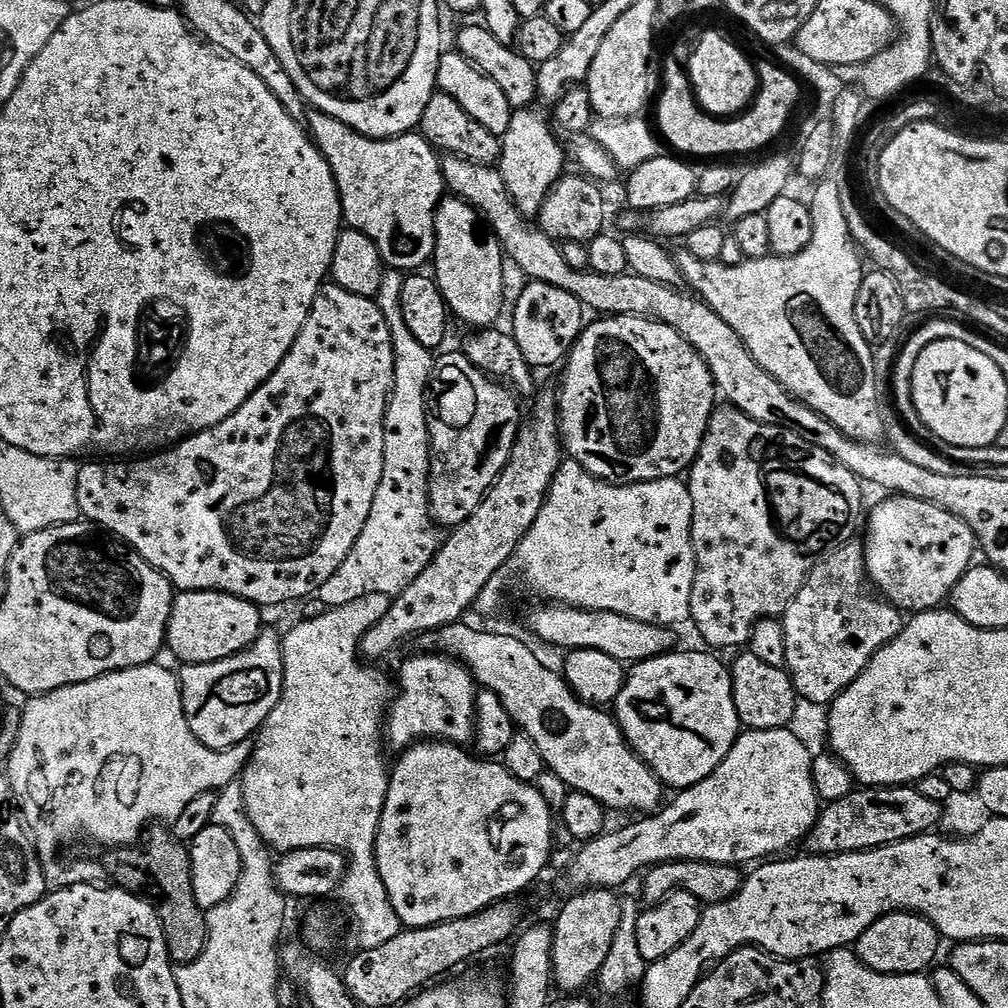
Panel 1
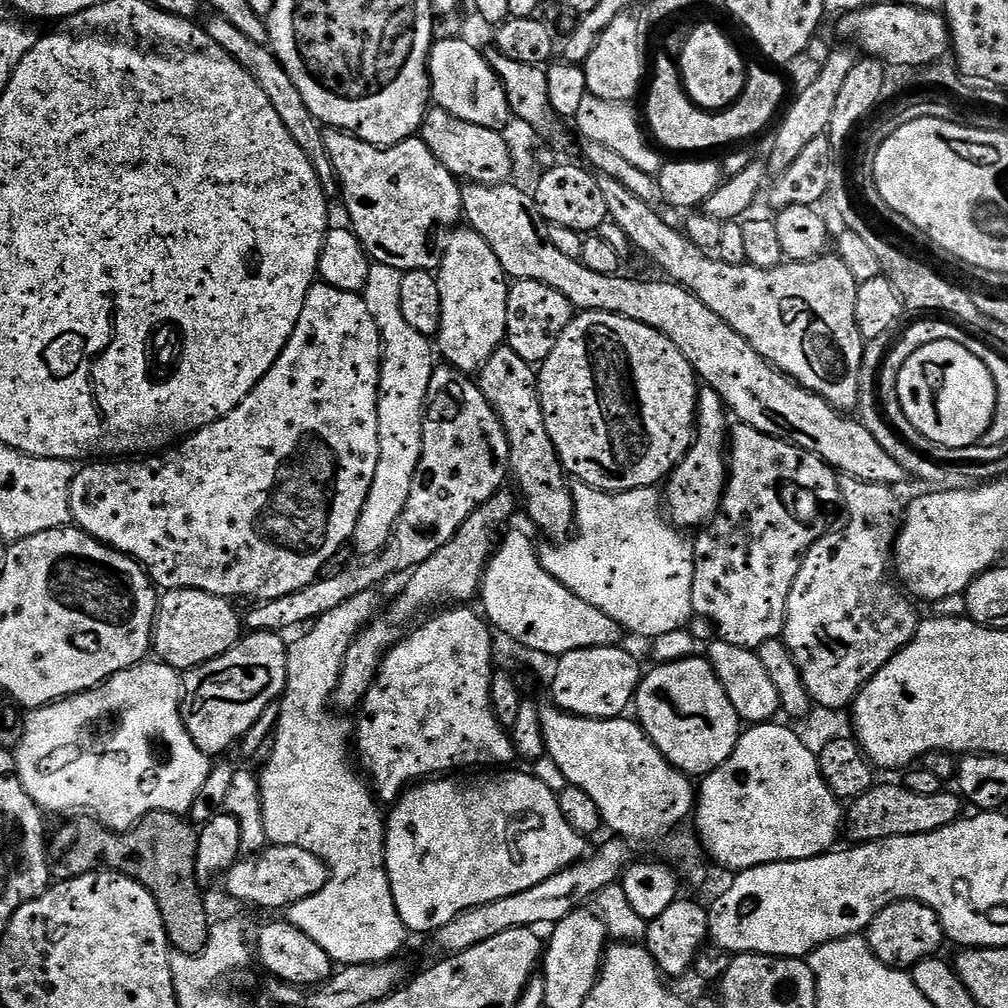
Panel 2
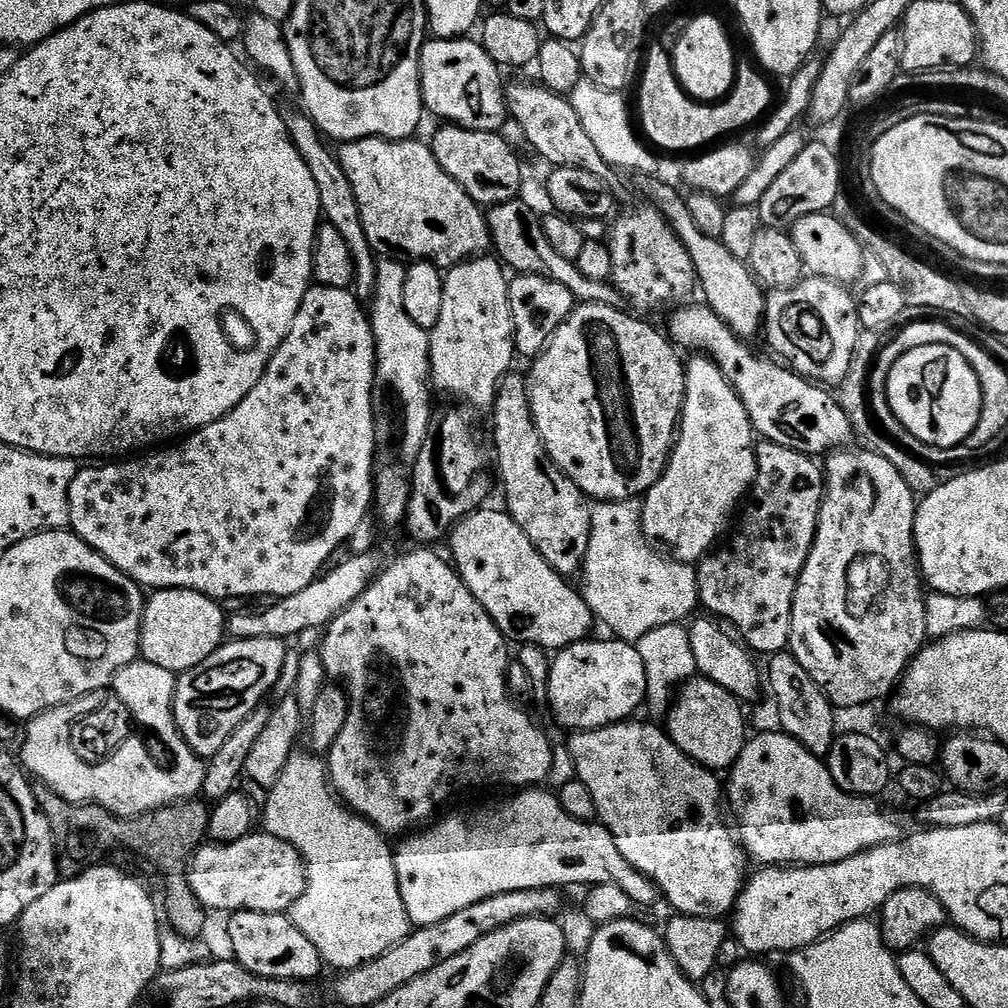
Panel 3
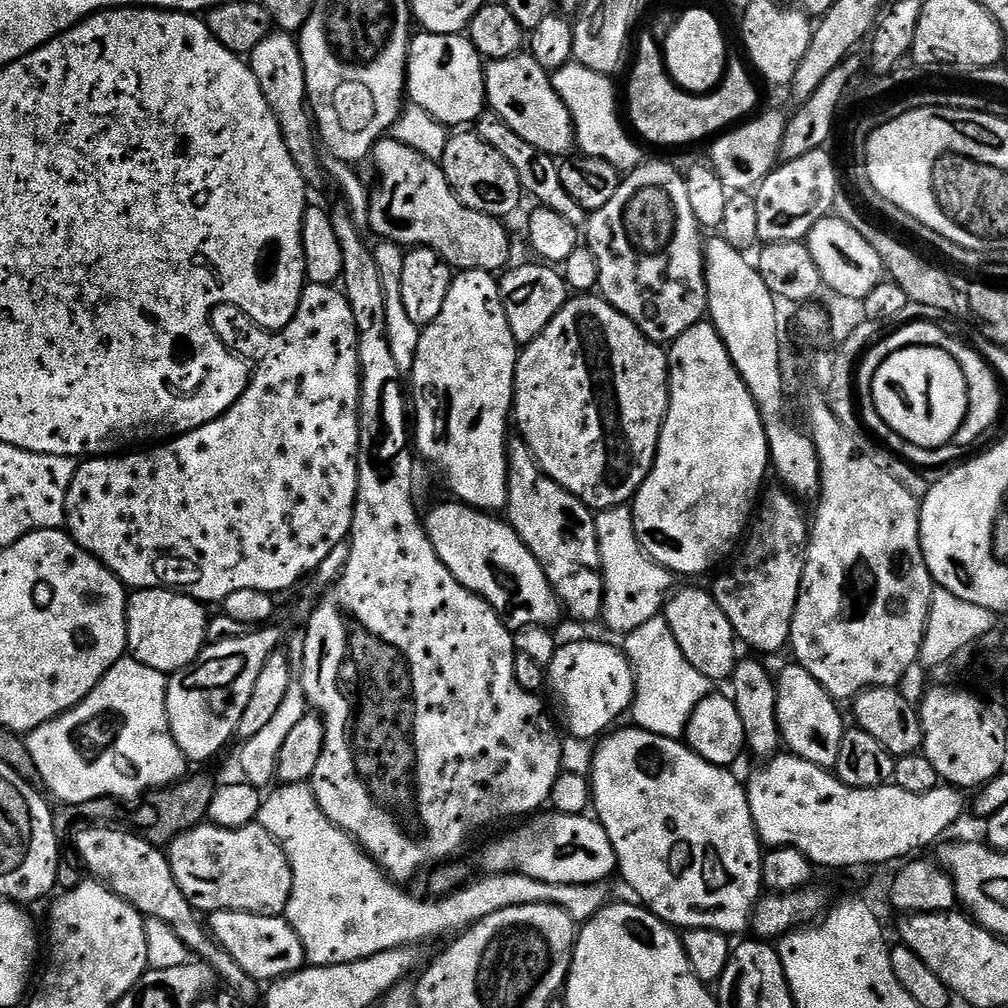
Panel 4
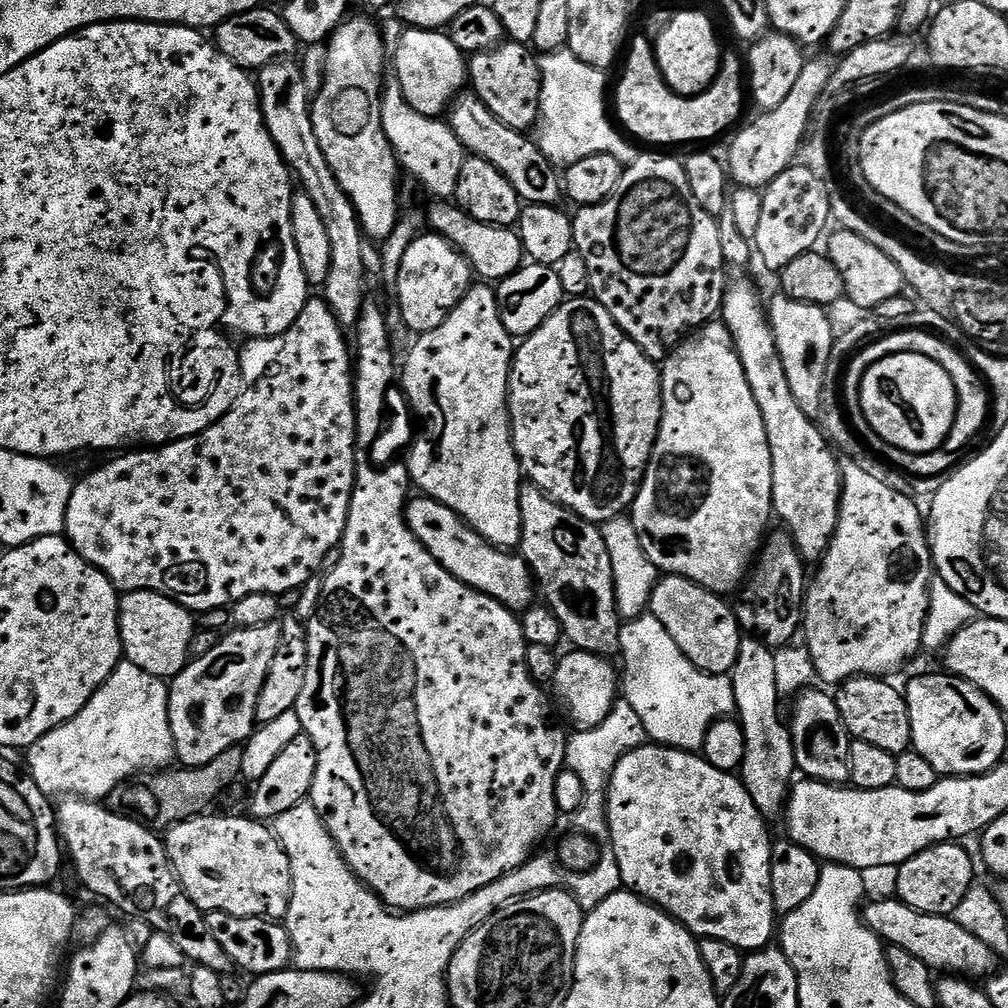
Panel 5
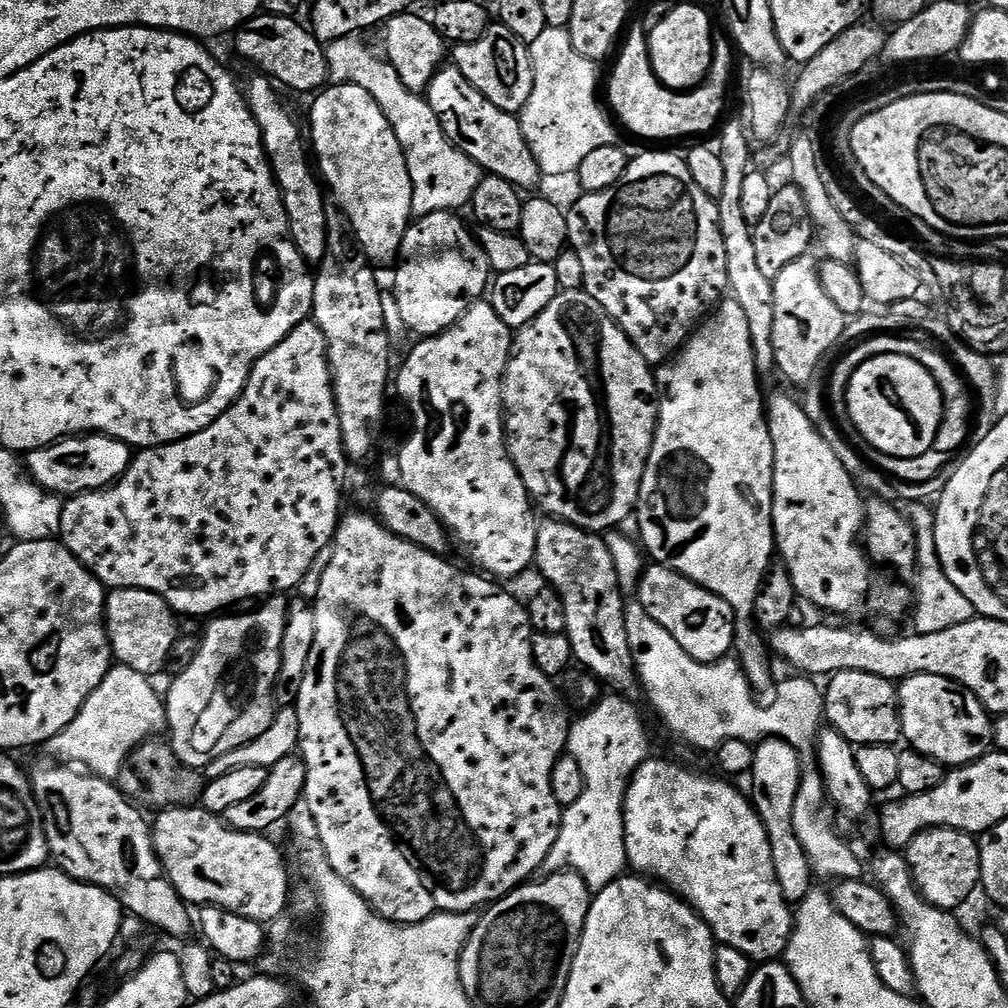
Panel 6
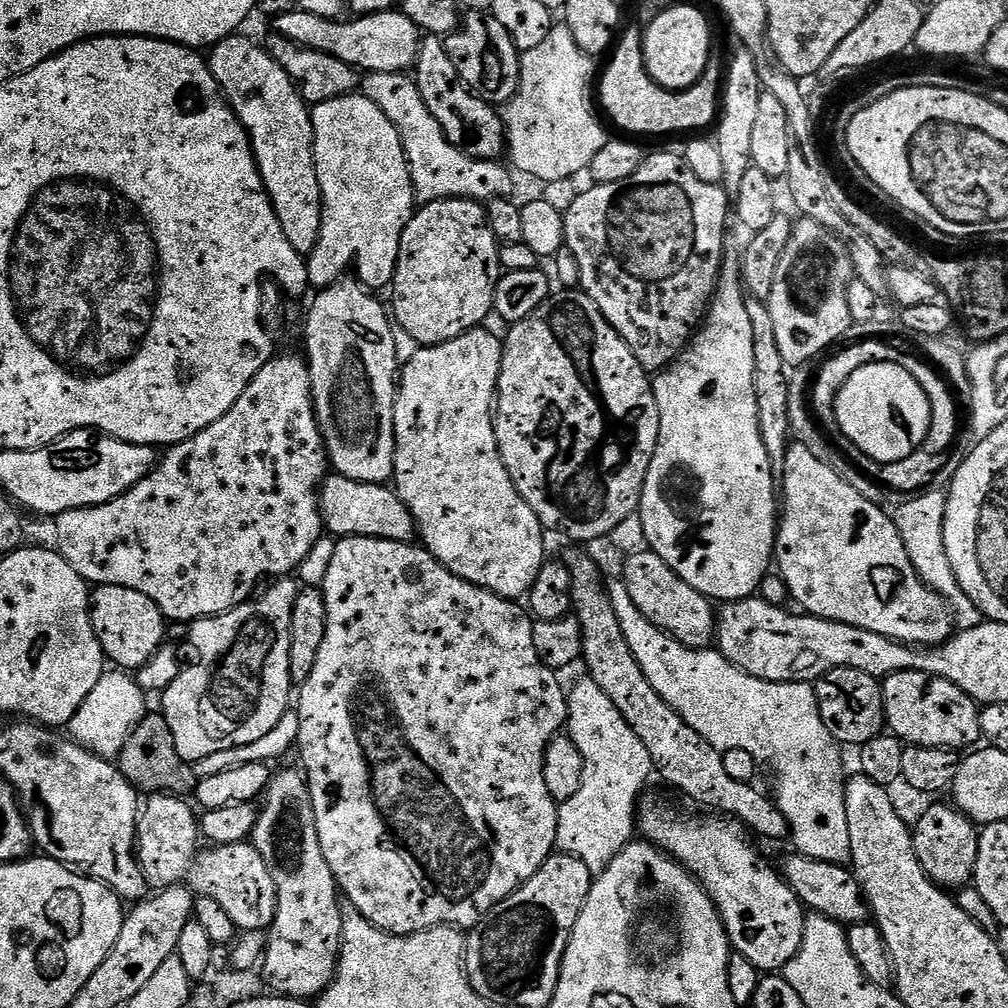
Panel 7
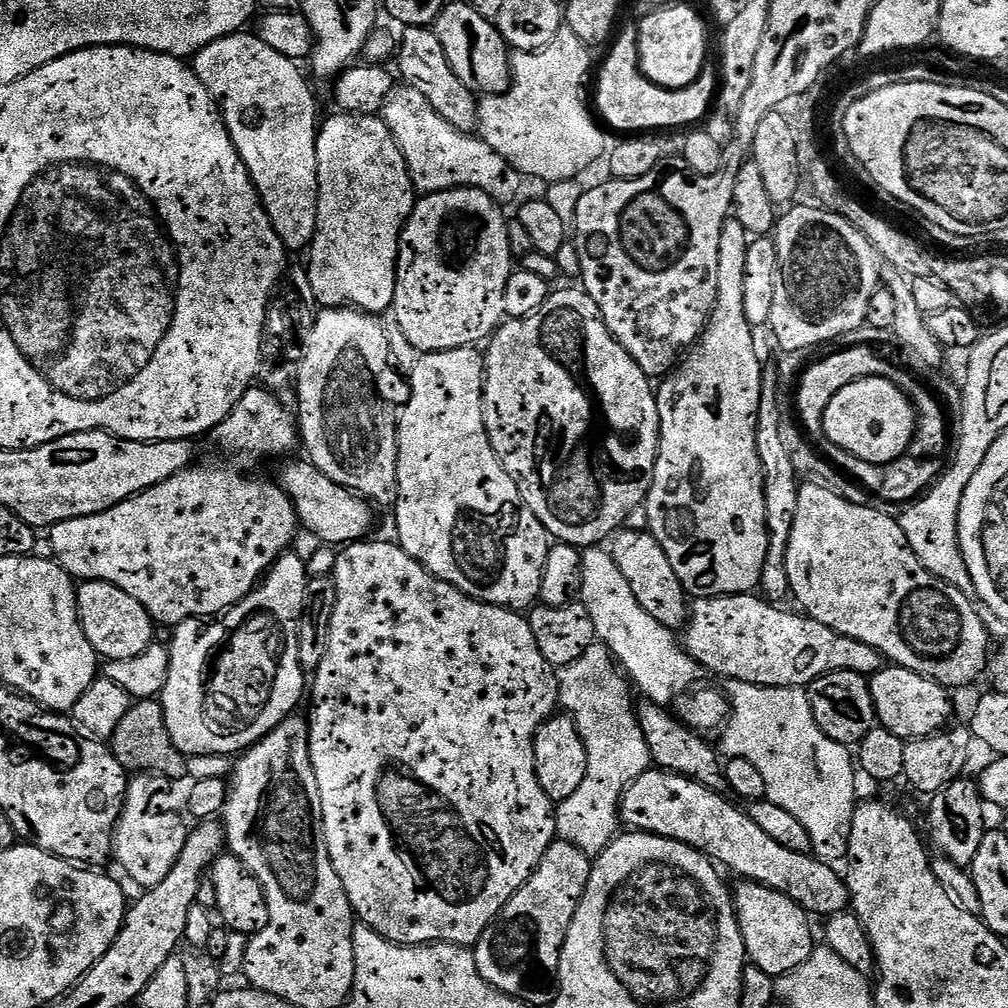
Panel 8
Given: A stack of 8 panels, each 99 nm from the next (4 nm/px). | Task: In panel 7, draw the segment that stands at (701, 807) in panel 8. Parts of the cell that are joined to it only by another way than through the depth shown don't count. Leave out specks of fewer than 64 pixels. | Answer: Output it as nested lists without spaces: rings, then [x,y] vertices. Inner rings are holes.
[[[799,854],[791,855],[784,860],[782,875],[805,909],[845,926],[862,924],[869,919],[870,909],[864,899],[862,886],[856,881],[856,875],[845,865],[818,862]]]

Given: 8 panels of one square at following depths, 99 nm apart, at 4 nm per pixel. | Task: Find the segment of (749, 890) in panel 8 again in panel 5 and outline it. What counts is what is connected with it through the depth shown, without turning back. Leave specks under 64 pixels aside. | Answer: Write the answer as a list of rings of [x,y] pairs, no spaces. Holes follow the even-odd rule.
[[[646,742],[640,748],[631,748],[614,766],[614,774],[608,779],[608,840],[618,858],[622,870],[622,885],[627,891],[643,896],[649,904],[667,912],[683,928],[687,928],[697,938],[718,938],[718,942],[730,942],[730,946],[745,954],[759,952],[773,943],[778,928],[778,915],[774,898],[771,896],[771,850],[773,837],[768,837],[768,825],[759,808],[747,793],[739,775],[718,770],[703,755],[695,752],[683,752],[677,748],[665,748],[663,744]]]

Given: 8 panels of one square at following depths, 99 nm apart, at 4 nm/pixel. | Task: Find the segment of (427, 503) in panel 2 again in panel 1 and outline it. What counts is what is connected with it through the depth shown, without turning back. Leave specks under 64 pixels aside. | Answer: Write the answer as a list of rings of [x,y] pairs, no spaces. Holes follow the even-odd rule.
[[[461,351],[439,355],[433,361],[427,398],[431,440],[428,502],[437,525],[451,530],[466,522],[505,469],[522,420],[515,399],[509,387],[473,366]]]

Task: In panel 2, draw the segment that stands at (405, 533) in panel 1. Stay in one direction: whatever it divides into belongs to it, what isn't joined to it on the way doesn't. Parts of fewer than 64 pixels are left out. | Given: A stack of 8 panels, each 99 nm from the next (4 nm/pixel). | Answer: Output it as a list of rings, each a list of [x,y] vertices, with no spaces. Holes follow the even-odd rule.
[[[373,262],[370,266],[370,278],[366,278],[366,286],[362,293],[366,302],[366,310],[370,310],[370,318],[374,318],[374,322],[380,331],[380,342],[382,345],[382,355],[380,358],[380,397],[378,398],[378,450],[380,457],[378,458],[378,470],[374,470],[374,482],[370,486],[370,494],[366,498],[366,502],[360,511],[360,517],[356,523],[356,533],[351,538],[351,543],[356,544],[356,548],[361,552],[361,557],[371,558],[377,552],[381,552],[388,545],[388,540],[392,537],[392,531],[396,524],[400,521],[400,515],[404,512],[404,507],[408,502],[408,495],[412,489],[412,485],[416,483],[416,471],[418,470],[418,462],[422,458],[422,442],[423,442],[423,422],[425,420],[425,404],[427,402],[427,390],[430,386],[432,372],[438,367],[438,356],[434,351],[434,344],[431,339],[422,334],[418,334],[418,330],[414,330],[414,326],[410,326],[410,322],[406,322],[406,317],[402,315],[402,278],[403,272],[394,270],[394,266],[386,266]]]

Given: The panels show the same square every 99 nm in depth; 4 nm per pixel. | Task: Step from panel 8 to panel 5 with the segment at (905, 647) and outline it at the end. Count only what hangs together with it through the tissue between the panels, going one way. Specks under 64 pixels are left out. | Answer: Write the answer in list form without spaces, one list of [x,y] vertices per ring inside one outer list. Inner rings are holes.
[[[740,280],[737,284],[727,285],[722,323],[734,338],[742,370],[746,370],[746,382],[750,382],[750,394],[754,394],[754,402],[758,402],[758,410],[762,410],[762,422],[770,442],[775,515],[778,520],[780,516],[785,524],[781,525],[796,543],[805,561],[819,561],[832,541],[840,513],[840,460],[832,453],[833,445],[826,439],[817,421],[802,414],[794,393],[790,391],[790,382],[786,382],[786,370],[782,370],[782,358],[778,354],[765,301],[760,301],[750,281]]]

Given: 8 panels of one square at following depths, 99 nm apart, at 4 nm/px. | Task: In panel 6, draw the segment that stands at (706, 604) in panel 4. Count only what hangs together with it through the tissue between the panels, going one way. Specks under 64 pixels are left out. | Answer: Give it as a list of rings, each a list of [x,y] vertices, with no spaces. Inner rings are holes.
[[[649,563],[640,579],[638,602],[690,658],[703,664],[717,664],[733,651],[735,611],[718,594],[688,580],[682,573],[664,564]]]

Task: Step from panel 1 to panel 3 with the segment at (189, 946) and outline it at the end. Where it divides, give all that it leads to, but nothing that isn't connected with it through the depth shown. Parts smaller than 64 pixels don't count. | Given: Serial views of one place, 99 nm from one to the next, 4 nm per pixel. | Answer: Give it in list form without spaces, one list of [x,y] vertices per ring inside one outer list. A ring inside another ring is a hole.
[[[36,782],[36,793],[40,796],[38,806],[44,804],[42,814],[50,822],[52,831],[52,841],[56,844],[56,858],[58,861],[58,872],[61,877],[78,876],[82,871],[82,864],[72,860],[68,852],[76,852],[79,848],[84,848],[87,844],[97,844],[100,848],[121,848],[124,852],[133,852],[136,856],[145,856],[158,871],[164,875],[164,904],[162,900],[162,912],[166,917],[167,927],[171,928],[175,935],[183,940],[199,941],[198,938],[204,932],[204,927],[208,924],[209,909],[198,902],[194,890],[188,881],[188,865],[197,848],[205,843],[208,835],[208,818],[210,808],[203,799],[193,798],[191,800],[181,800],[175,804],[167,804],[164,808],[156,808],[153,812],[144,812],[140,816],[116,816],[110,810],[106,810],[97,804],[76,804],[76,812],[68,812],[64,808],[62,797],[56,800],[59,794]]]

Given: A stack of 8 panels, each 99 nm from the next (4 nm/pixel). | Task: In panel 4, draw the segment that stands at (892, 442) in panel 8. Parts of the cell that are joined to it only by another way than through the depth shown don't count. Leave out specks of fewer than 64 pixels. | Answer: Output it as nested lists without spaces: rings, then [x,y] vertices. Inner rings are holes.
[[[918,345],[890,354],[874,374],[870,399],[885,428],[919,448],[951,445],[968,409],[968,387],[962,366],[940,348]]]

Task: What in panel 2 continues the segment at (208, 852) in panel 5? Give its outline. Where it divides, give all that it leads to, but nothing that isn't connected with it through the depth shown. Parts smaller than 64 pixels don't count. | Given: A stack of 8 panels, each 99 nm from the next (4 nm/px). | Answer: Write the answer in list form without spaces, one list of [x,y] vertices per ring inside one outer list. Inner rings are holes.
[[[274,844],[259,855],[252,854],[240,858],[226,872],[228,892],[244,904],[253,904],[256,908],[280,908],[286,910],[291,904],[302,902],[321,892],[329,878],[329,870],[310,850],[298,846]]]

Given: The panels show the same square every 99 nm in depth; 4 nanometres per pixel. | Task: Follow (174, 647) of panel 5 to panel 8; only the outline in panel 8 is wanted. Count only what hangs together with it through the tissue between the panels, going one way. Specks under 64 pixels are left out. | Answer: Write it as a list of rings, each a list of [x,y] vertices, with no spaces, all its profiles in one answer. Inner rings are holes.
[[[86,580],[79,585],[76,601],[82,630],[90,646],[94,646],[97,657],[105,661],[135,658],[137,654],[142,654],[142,650],[146,650],[146,646],[154,643],[154,621],[151,614],[146,606],[142,606],[142,602],[138,602],[138,598],[130,598],[126,590],[110,582]]]

